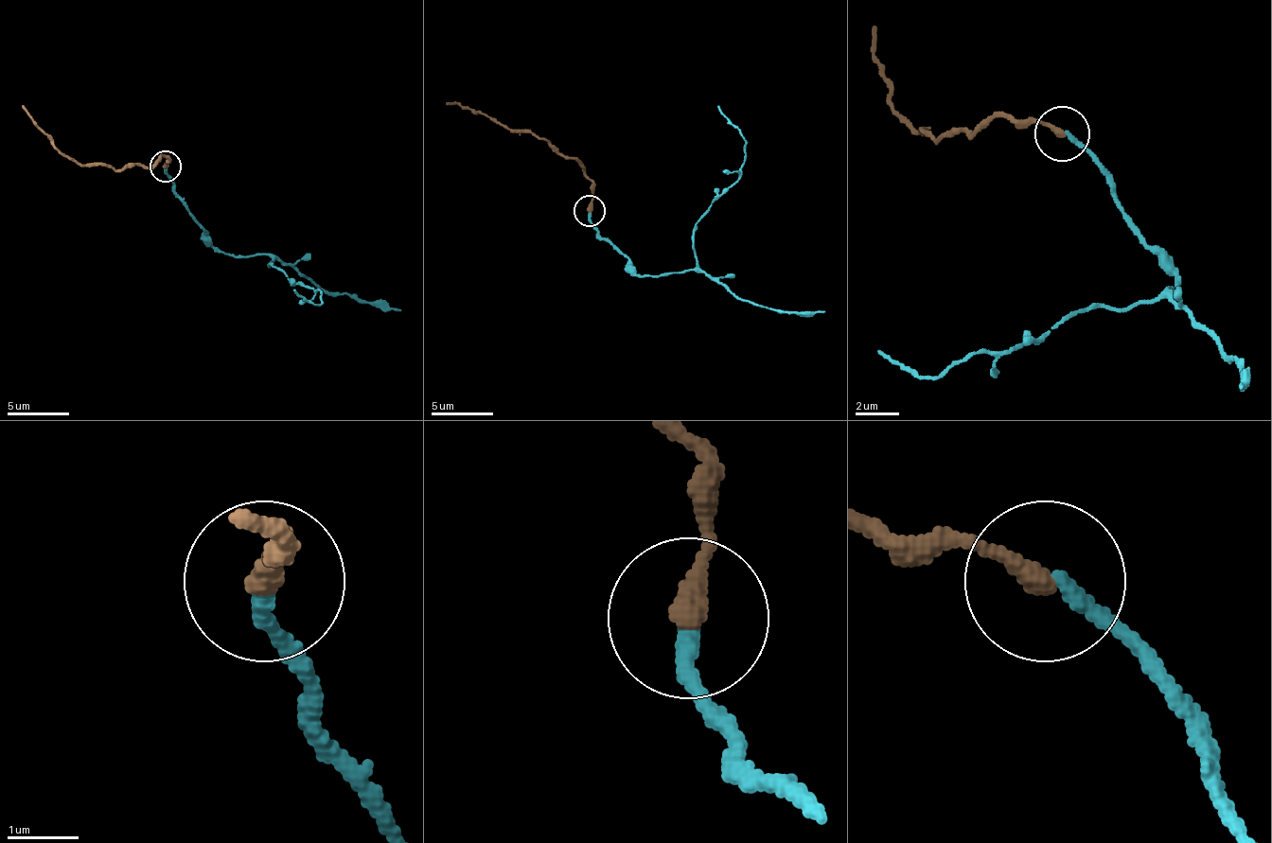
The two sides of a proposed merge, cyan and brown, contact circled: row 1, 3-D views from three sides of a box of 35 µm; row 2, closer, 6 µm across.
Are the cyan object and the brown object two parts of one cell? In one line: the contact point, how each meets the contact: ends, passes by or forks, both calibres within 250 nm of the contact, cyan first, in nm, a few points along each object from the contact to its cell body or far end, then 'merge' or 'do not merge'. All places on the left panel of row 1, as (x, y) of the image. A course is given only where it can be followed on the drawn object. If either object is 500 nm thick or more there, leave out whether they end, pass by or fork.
place (166, 166); cyan ends; brown ends; calibres 260 and 320 nm; course cyan (165, 166), (218, 251), (237, 257), (268, 254), (271, 266), (321, 291), (321, 304), (311, 304), (292, 288); course brown (165, 166), (167, 160), (162, 157), (150, 166), (121, 169), (71, 160), (22, 104); merge

